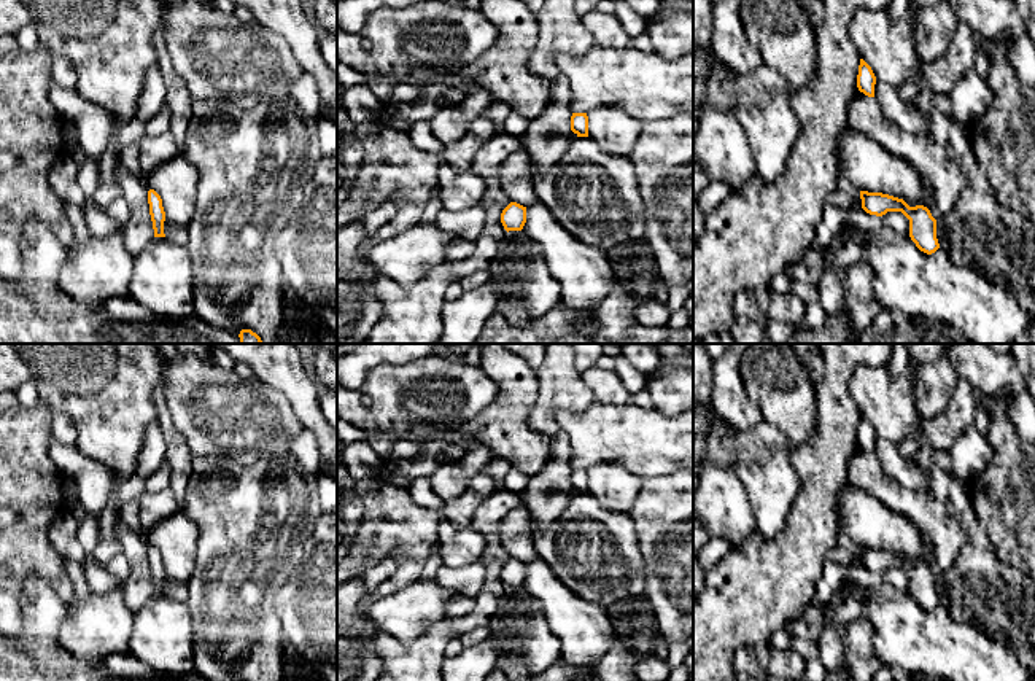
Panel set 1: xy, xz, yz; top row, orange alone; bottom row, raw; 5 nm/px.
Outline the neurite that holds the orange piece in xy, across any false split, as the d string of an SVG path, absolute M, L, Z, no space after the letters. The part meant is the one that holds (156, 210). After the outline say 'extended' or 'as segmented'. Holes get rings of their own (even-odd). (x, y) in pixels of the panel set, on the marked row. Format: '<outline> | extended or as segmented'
M154 189L148 191L148 204L149 204L149 215L153 221L154 237L165 237L164 234L165 212L162 207L162 199Z | as segmented

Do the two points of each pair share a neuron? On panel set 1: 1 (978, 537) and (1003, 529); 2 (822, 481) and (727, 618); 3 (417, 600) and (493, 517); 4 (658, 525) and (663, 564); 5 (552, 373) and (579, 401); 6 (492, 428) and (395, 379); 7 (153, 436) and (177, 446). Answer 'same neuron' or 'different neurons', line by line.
1: different neurons
2: same neuron
3: different neurons
4: same neuron
5: same neuron
6: different neurons
7: different neurons

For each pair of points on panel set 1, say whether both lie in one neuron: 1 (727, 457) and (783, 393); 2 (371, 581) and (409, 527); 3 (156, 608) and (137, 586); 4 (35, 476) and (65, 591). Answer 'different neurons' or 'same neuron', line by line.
1: different neurons
2: different neurons
3: different neurons
4: same neuron

